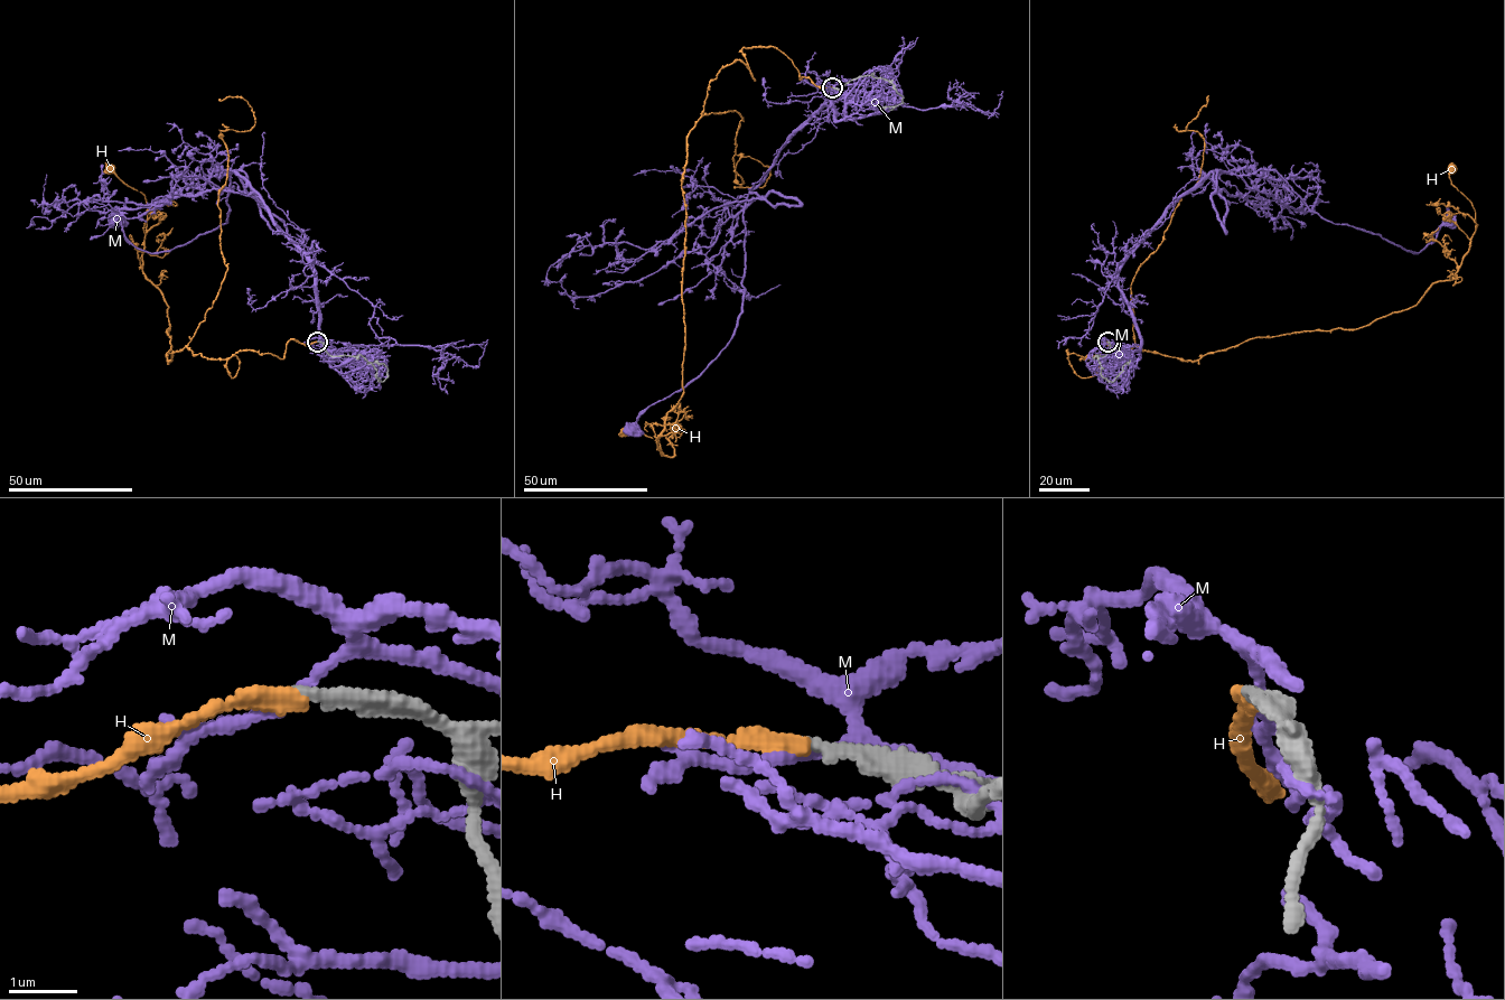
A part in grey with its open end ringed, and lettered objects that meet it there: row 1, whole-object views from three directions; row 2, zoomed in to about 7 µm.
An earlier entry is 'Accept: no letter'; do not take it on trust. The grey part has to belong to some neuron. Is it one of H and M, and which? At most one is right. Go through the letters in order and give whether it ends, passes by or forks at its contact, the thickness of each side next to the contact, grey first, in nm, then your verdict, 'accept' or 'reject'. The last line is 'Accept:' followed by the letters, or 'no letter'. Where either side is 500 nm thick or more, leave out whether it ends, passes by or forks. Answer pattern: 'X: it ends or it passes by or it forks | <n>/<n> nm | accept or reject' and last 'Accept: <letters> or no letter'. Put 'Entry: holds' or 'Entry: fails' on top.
Entry: fails
H: it ends | 200/240 nm | accept
M: it passes by | 200/130 nm | reject
Accept: H

